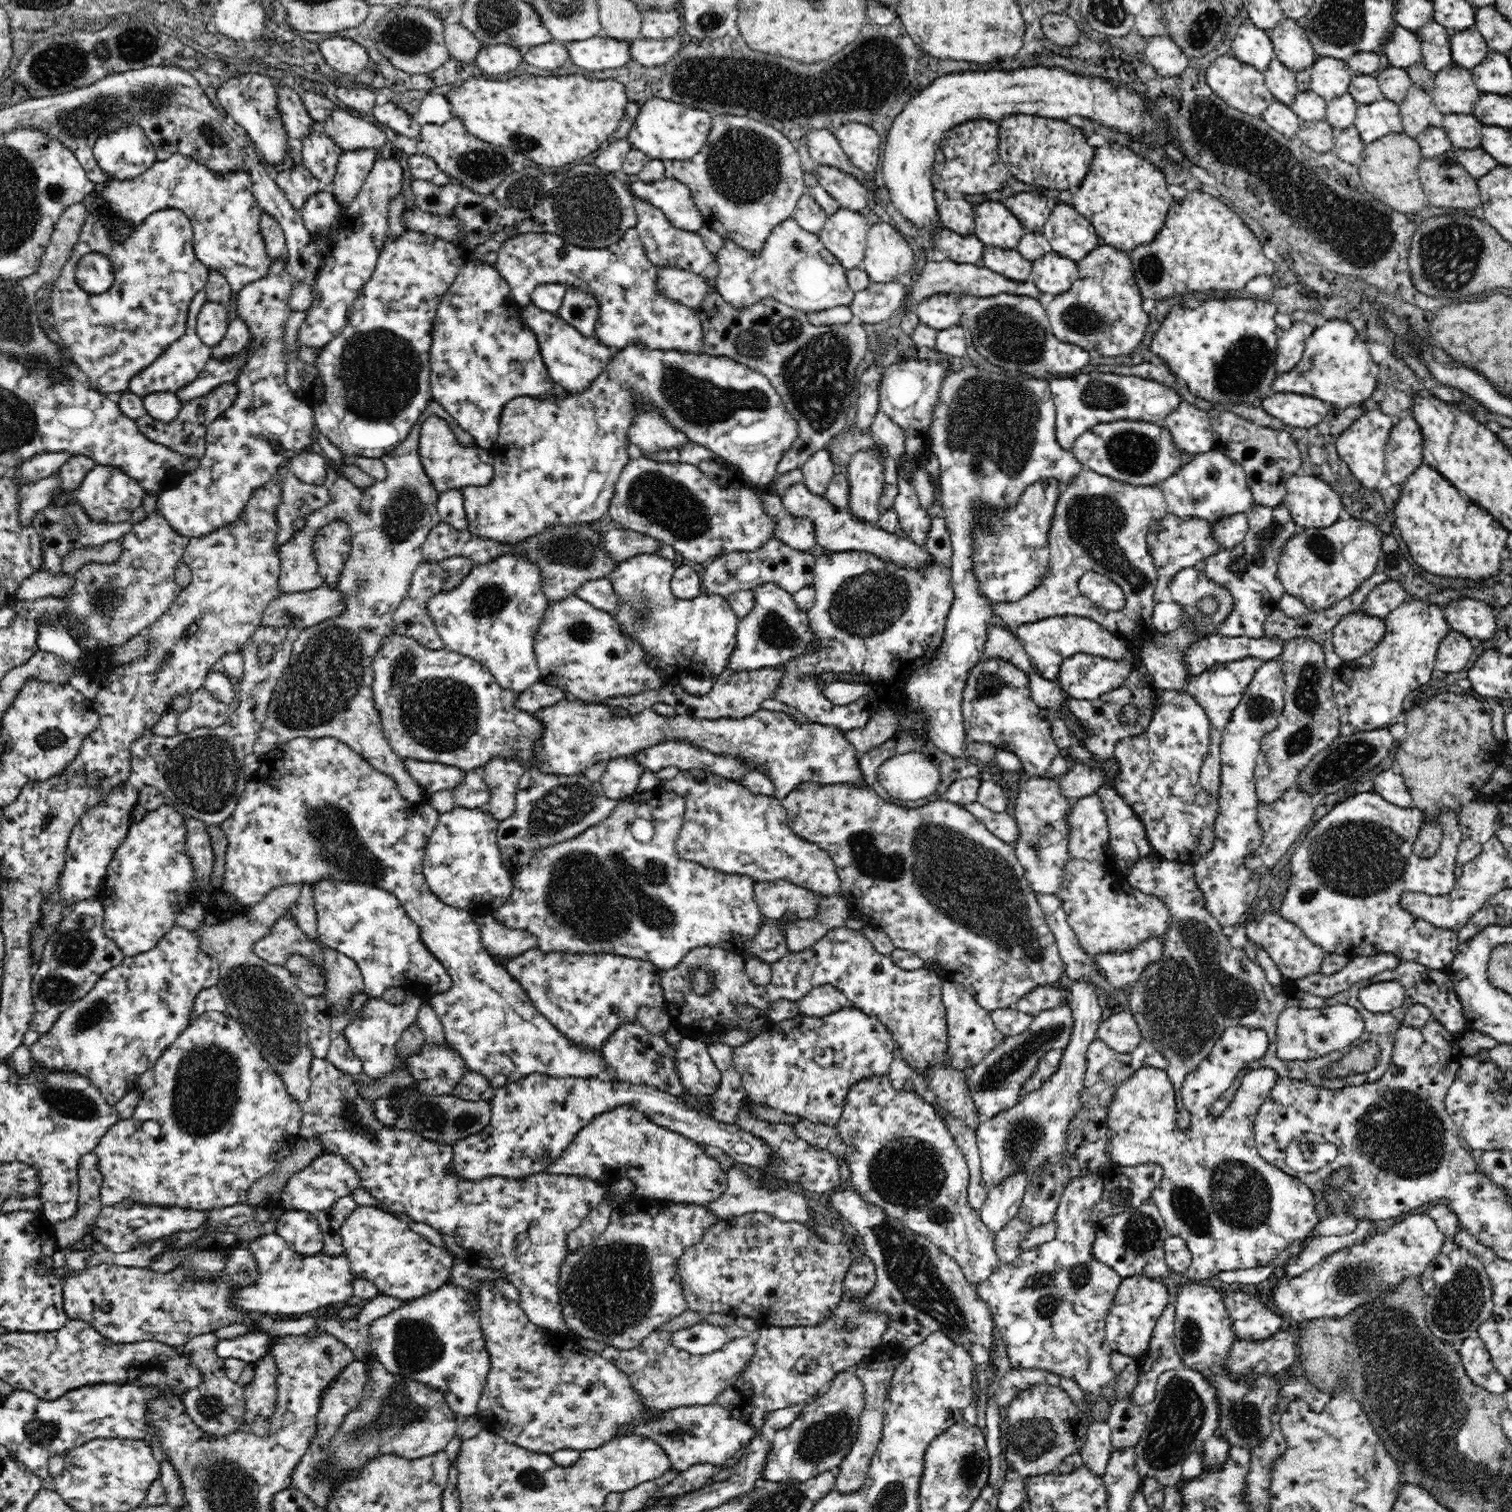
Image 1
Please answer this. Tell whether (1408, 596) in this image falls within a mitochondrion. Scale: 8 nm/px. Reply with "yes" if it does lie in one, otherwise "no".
no

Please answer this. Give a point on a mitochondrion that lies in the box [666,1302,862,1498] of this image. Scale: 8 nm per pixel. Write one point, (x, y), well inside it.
(829, 1434)

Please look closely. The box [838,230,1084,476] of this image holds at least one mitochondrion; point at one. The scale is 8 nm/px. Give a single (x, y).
(1013, 336)

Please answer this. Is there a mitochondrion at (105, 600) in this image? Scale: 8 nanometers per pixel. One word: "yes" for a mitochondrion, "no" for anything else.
yes

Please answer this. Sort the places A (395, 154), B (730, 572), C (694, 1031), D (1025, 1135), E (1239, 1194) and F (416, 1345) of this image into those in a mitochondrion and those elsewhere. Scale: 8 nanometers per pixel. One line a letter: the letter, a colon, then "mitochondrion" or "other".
A: other
B: mitochondrion
C: other
D: mitochondrion
E: mitochondrion
F: mitochondrion

